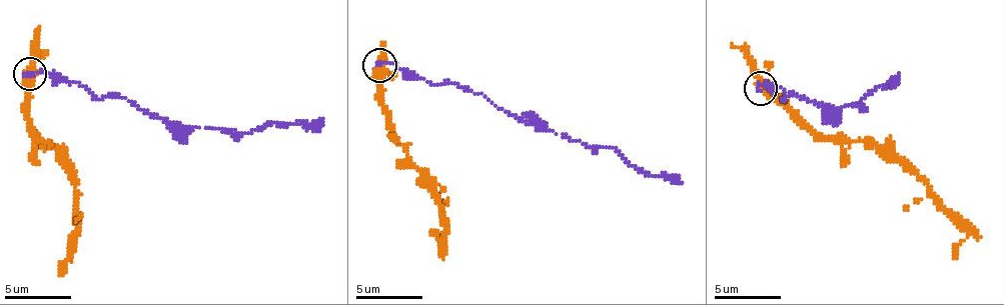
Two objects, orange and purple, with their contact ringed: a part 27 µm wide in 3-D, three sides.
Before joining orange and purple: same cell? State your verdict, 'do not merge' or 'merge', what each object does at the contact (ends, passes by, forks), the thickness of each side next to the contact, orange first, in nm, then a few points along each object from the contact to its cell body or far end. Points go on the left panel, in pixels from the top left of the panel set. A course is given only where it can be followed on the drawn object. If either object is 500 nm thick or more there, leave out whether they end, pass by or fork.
do not merge | orange passes by | purple ends | 440/320 nm | orange via (30, 73), (27, 123), (51, 144), (75, 187), (71, 253), (59, 275) | purple via (30, 73), (82, 86), (99, 99), (116, 97), (180, 126), (251, 133), (274, 122), (316, 124), (323, 119)

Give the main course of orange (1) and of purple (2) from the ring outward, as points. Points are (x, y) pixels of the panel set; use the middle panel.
1: (380, 66), (382, 113), (410, 164), (439, 202), (442, 246), (430, 230)
2: (380, 66), (393, 63), (434, 85), (468, 87), (536, 124), (590, 147), (610, 147), (632, 166), (682, 183)

